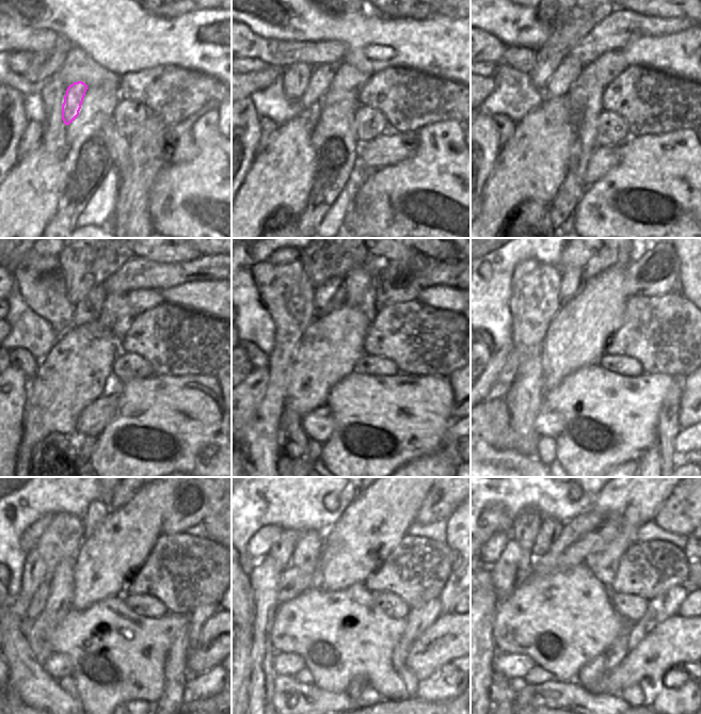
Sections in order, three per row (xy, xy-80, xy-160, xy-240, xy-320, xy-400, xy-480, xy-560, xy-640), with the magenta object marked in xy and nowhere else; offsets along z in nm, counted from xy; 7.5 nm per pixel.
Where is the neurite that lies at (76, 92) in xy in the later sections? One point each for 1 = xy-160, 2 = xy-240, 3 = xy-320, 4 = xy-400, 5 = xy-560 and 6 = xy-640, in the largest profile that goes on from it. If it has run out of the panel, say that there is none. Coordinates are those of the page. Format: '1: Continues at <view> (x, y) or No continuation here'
1: Continues at xy-160 (569, 69)
2: Continues at xy-240 (88, 308)
3: Continues at xy-320 (331, 295)
4: Continues at xy-400 (573, 280)
5: Continues at xy-560 (332, 500)
6: Continues at xy-640 (576, 498).

